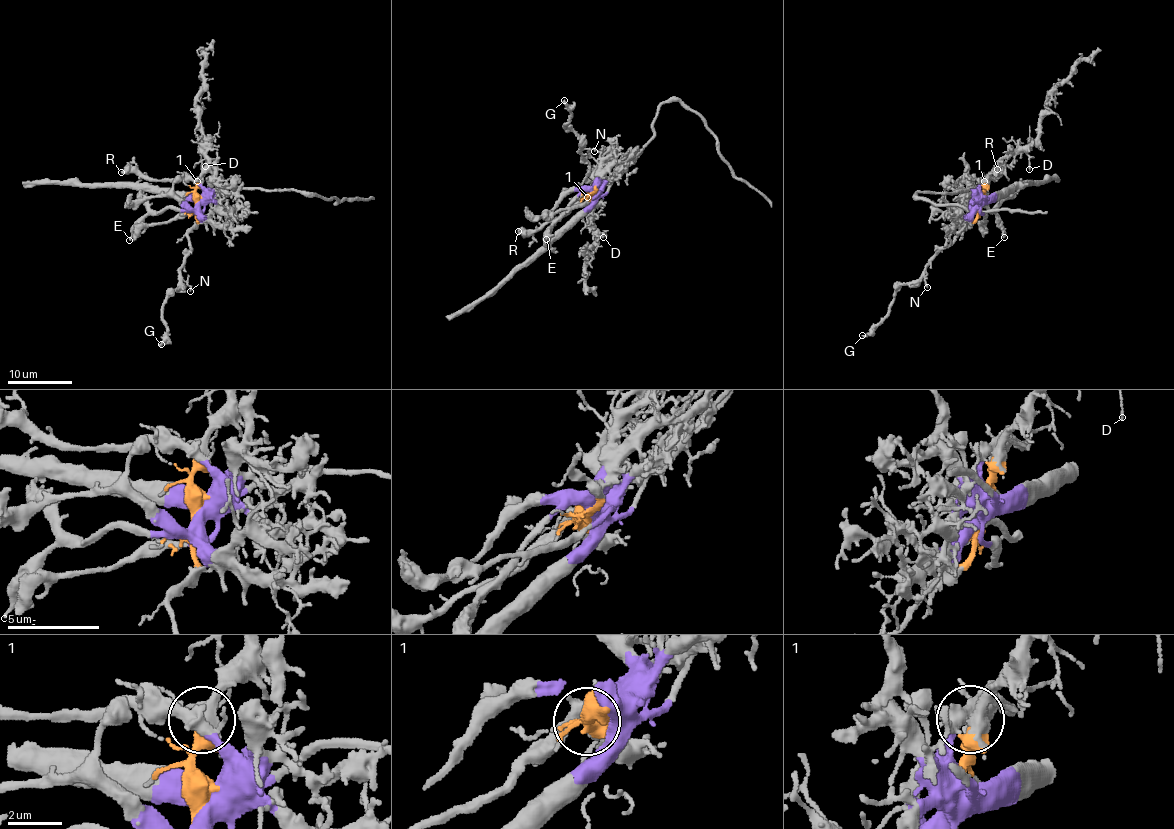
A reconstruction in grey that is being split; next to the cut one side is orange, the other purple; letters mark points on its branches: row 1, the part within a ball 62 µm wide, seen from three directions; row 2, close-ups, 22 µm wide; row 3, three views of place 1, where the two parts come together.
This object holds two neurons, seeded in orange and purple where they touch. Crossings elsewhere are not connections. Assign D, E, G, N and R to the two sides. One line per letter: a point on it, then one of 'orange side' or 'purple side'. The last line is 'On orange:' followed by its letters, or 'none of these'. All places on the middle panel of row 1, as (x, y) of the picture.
D: at (603, 237); orange side
E: at (546, 239); purple side
G: at (564, 100); orange side
N: at (594, 151); orange side
R: at (518, 231); purple side
On orange: D, G, N

